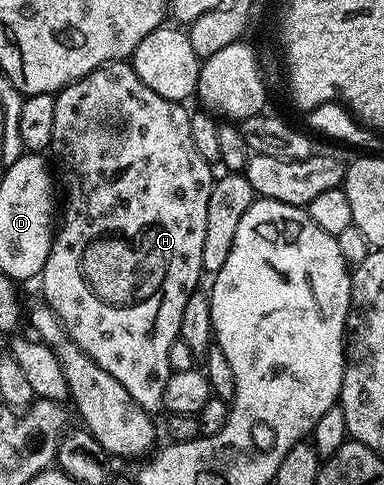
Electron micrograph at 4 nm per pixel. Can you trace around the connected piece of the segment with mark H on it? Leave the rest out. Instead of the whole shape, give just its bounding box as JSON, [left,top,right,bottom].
[39,60,210,412]

